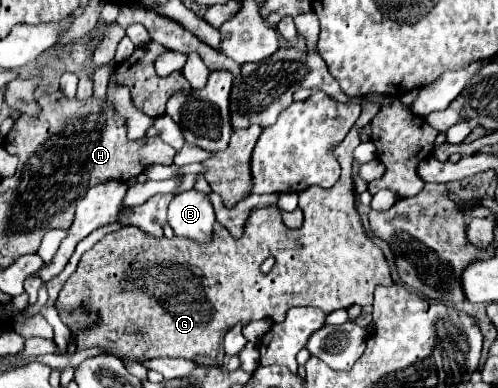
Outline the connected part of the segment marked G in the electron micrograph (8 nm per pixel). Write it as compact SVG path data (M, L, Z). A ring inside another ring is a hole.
M364 98L363 111L349 130L349 134L333 146L333 156L341 166L341 178L331 188L309 186L299 194L299 208L305 214L305 222L301 228L291 230L283 224L277 206L265 206L251 212L243 238L235 240L221 224L213 226L211 242L189 242L187 238L145 238L135 228L121 228L109 232L103 240L99 240L91 250L87 250L77 270L65 282L63 290L57 298L57 308L73 310L79 304L89 306L99 316L99 324L87 334L75 334L77 350L101 346L115 356L127 356L129 360L145 360L145 358L185 358L197 364L223 364L223 336L237 322L251 320L273 320L281 322L289 308L293 306L315 306L325 314L331 314L341 308L349 308L353 304L367 306L373 302L373 290L377 286L393 286L389 266L381 254L381 250L365 236L363 224L355 210L353 196L353 180L351 180L351 162L353 150L359 146L359 128L367 125L379 112L380 106ZM273 256L275 266L269 274L263 274L259 266L265 258Z

